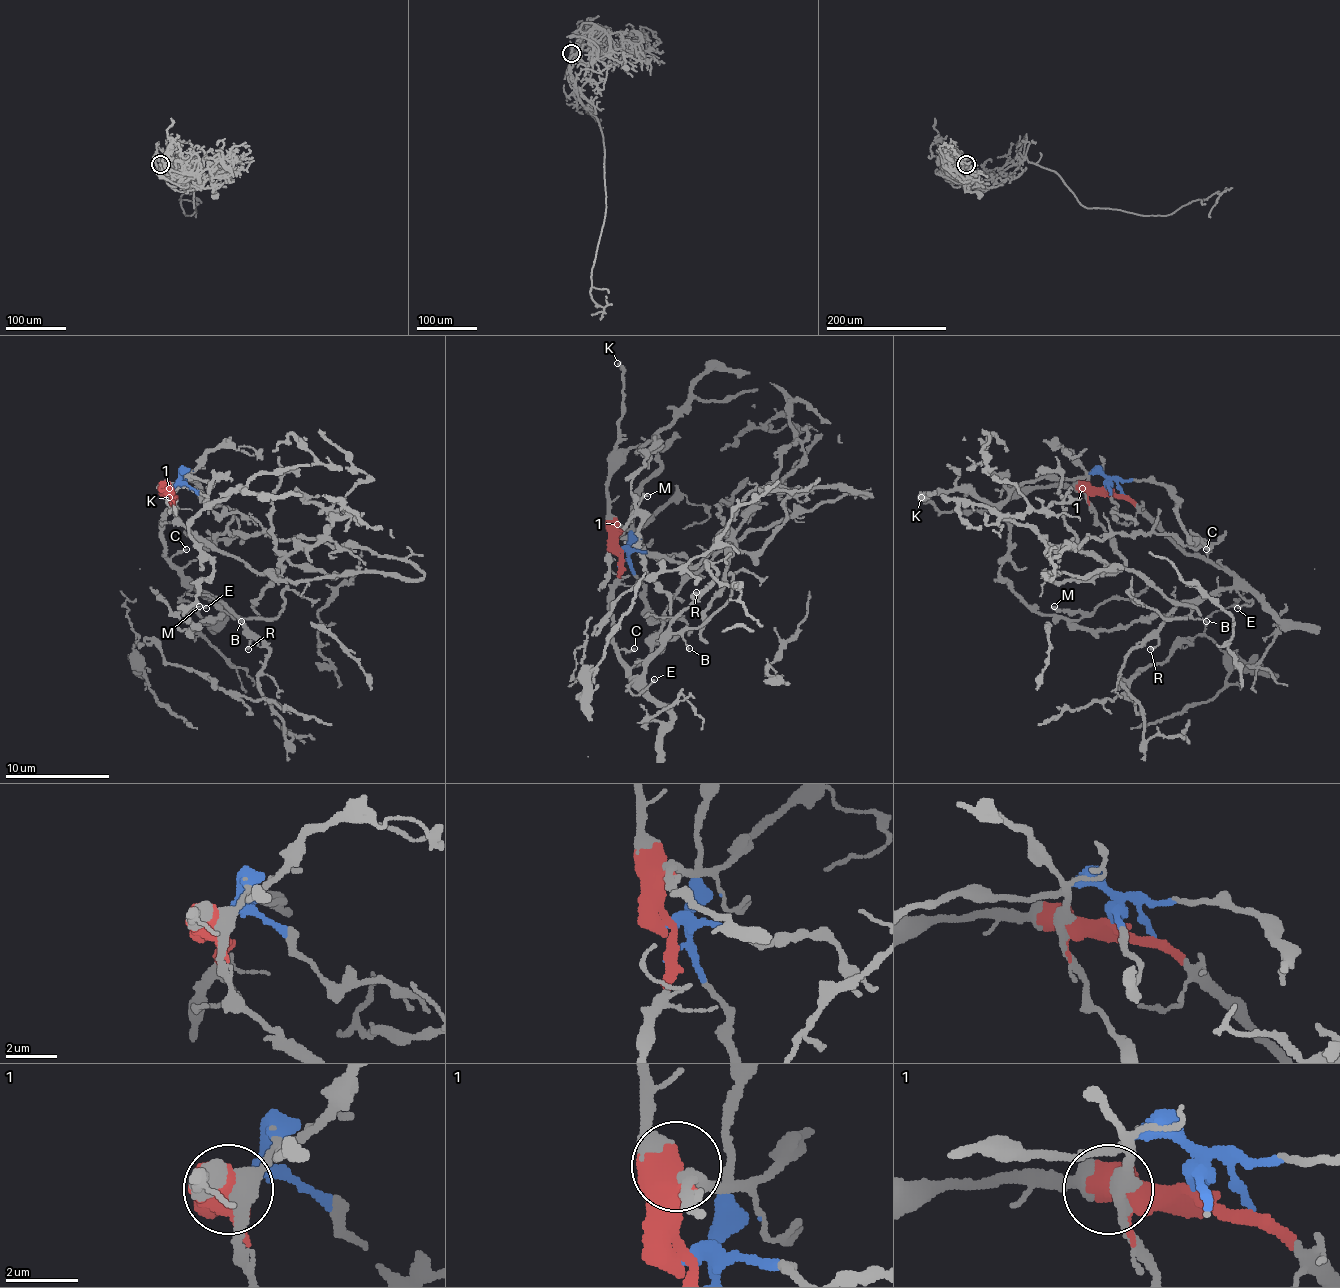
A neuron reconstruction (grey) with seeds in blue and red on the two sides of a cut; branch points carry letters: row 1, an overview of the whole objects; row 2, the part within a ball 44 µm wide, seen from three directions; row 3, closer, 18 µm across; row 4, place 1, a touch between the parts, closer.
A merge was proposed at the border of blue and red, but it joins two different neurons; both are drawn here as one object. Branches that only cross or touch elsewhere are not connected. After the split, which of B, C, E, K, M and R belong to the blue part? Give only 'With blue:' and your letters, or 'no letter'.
With blue: M

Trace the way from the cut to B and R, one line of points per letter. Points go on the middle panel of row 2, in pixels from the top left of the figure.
B: (619, 550), (609, 617), (612, 641), (622, 667), (630, 675), (640, 675), (672, 633), (682, 636), (690, 649)
R: (619, 550), (609, 617), (614, 651), (630, 675), (643, 672), (669, 623), (698, 599), (695, 591)

